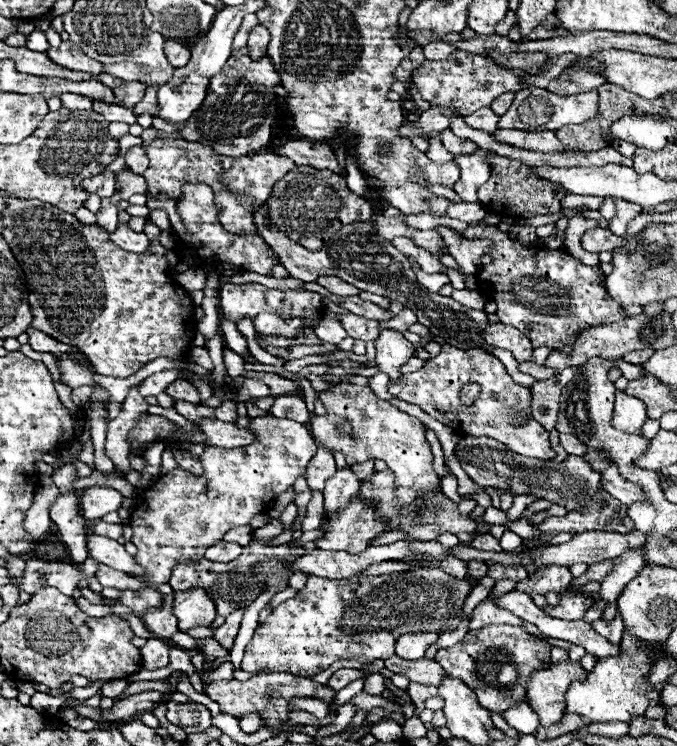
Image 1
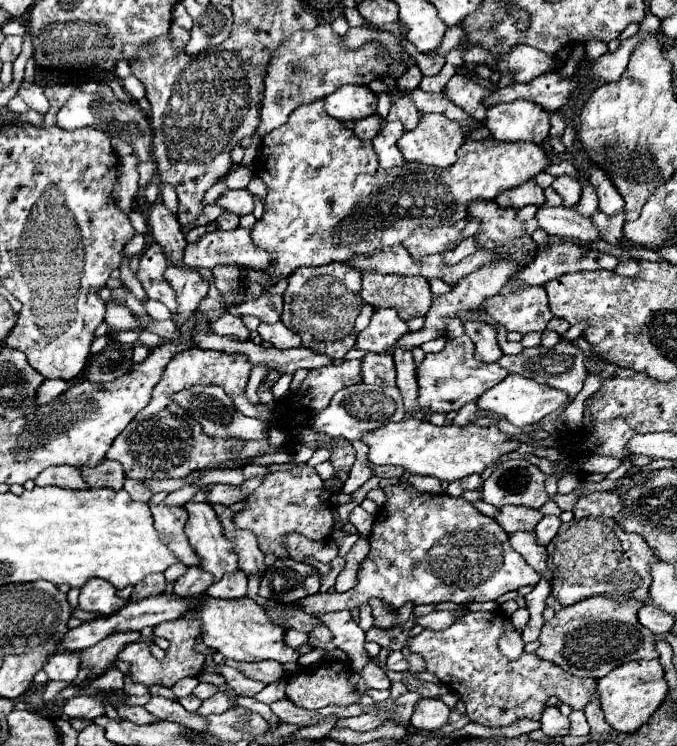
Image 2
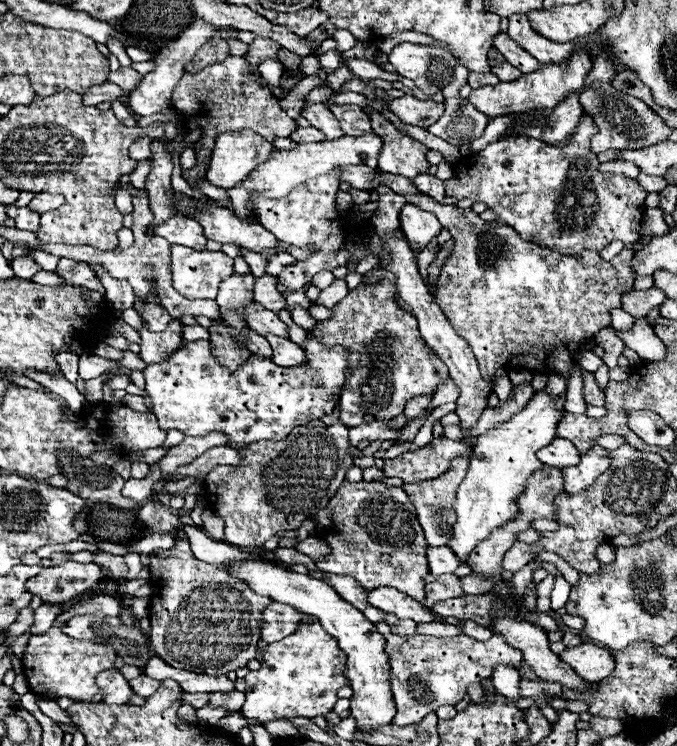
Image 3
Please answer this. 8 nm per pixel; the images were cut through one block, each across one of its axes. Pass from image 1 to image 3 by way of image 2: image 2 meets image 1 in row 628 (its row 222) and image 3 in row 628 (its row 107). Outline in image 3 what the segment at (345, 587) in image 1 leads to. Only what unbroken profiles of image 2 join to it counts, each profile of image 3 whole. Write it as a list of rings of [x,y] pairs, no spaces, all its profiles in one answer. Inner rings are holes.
[[[314,620],[308,626],[302,626],[288,638],[282,638],[280,642],[266,646],[266,658],[260,670],[246,674],[246,702],[242,706],[242,714],[246,718],[256,718],[258,722],[278,720],[278,718],[292,718],[292,716],[304,716],[314,718],[332,712],[338,696],[336,692],[342,686],[348,686],[348,680],[344,678],[344,666],[346,666],[346,654],[338,648],[336,638],[324,632],[324,628]]]

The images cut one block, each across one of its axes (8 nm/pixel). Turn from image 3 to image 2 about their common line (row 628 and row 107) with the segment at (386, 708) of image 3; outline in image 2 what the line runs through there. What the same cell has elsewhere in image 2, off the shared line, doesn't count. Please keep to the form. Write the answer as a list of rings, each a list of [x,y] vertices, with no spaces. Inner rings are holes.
[[[344,86],[326,96],[324,110],[342,122],[356,122],[376,114],[376,104],[378,96],[368,86]]]

